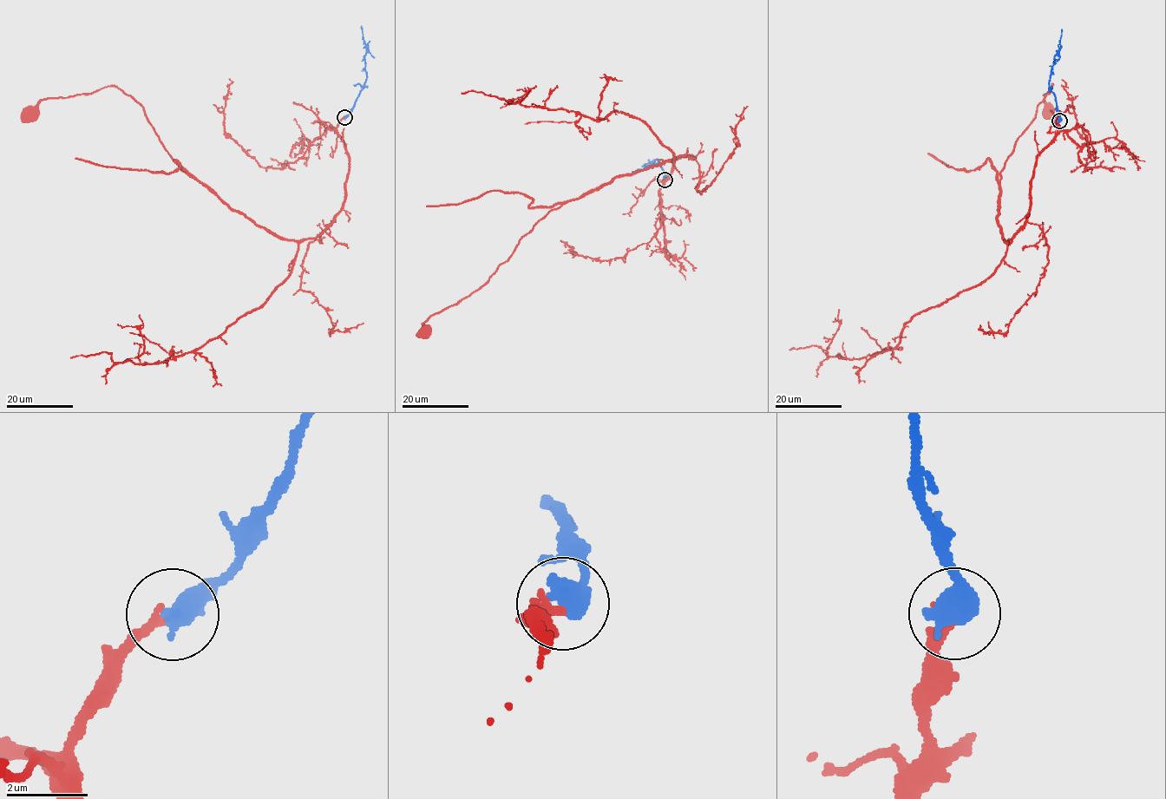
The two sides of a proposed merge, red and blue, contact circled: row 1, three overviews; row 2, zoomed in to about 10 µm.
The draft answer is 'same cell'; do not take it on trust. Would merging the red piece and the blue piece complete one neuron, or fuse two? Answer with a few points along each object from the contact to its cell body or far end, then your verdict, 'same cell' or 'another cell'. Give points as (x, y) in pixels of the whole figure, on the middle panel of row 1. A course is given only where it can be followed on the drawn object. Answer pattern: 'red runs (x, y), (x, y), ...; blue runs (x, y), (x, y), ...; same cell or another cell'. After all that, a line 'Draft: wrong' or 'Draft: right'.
red runs (664, 180), (676, 160), (697, 156), (617, 175), (548, 212), (488, 280), (430, 315), (427, 333); blue runs (664, 180), (664, 173), (657, 159), (645, 164), (643, 169), (632, 172); same cell
Draft: right

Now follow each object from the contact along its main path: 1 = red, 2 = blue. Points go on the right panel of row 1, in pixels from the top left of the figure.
1: (1060, 120), (1038, 157), (1024, 225), (1004, 241), (996, 219), (1001, 171), (1052, 85), (1043, 94), (1051, 114)
2: (1060, 120), (1049, 81), (1054, 58), (1060, 48), (1062, 29)

